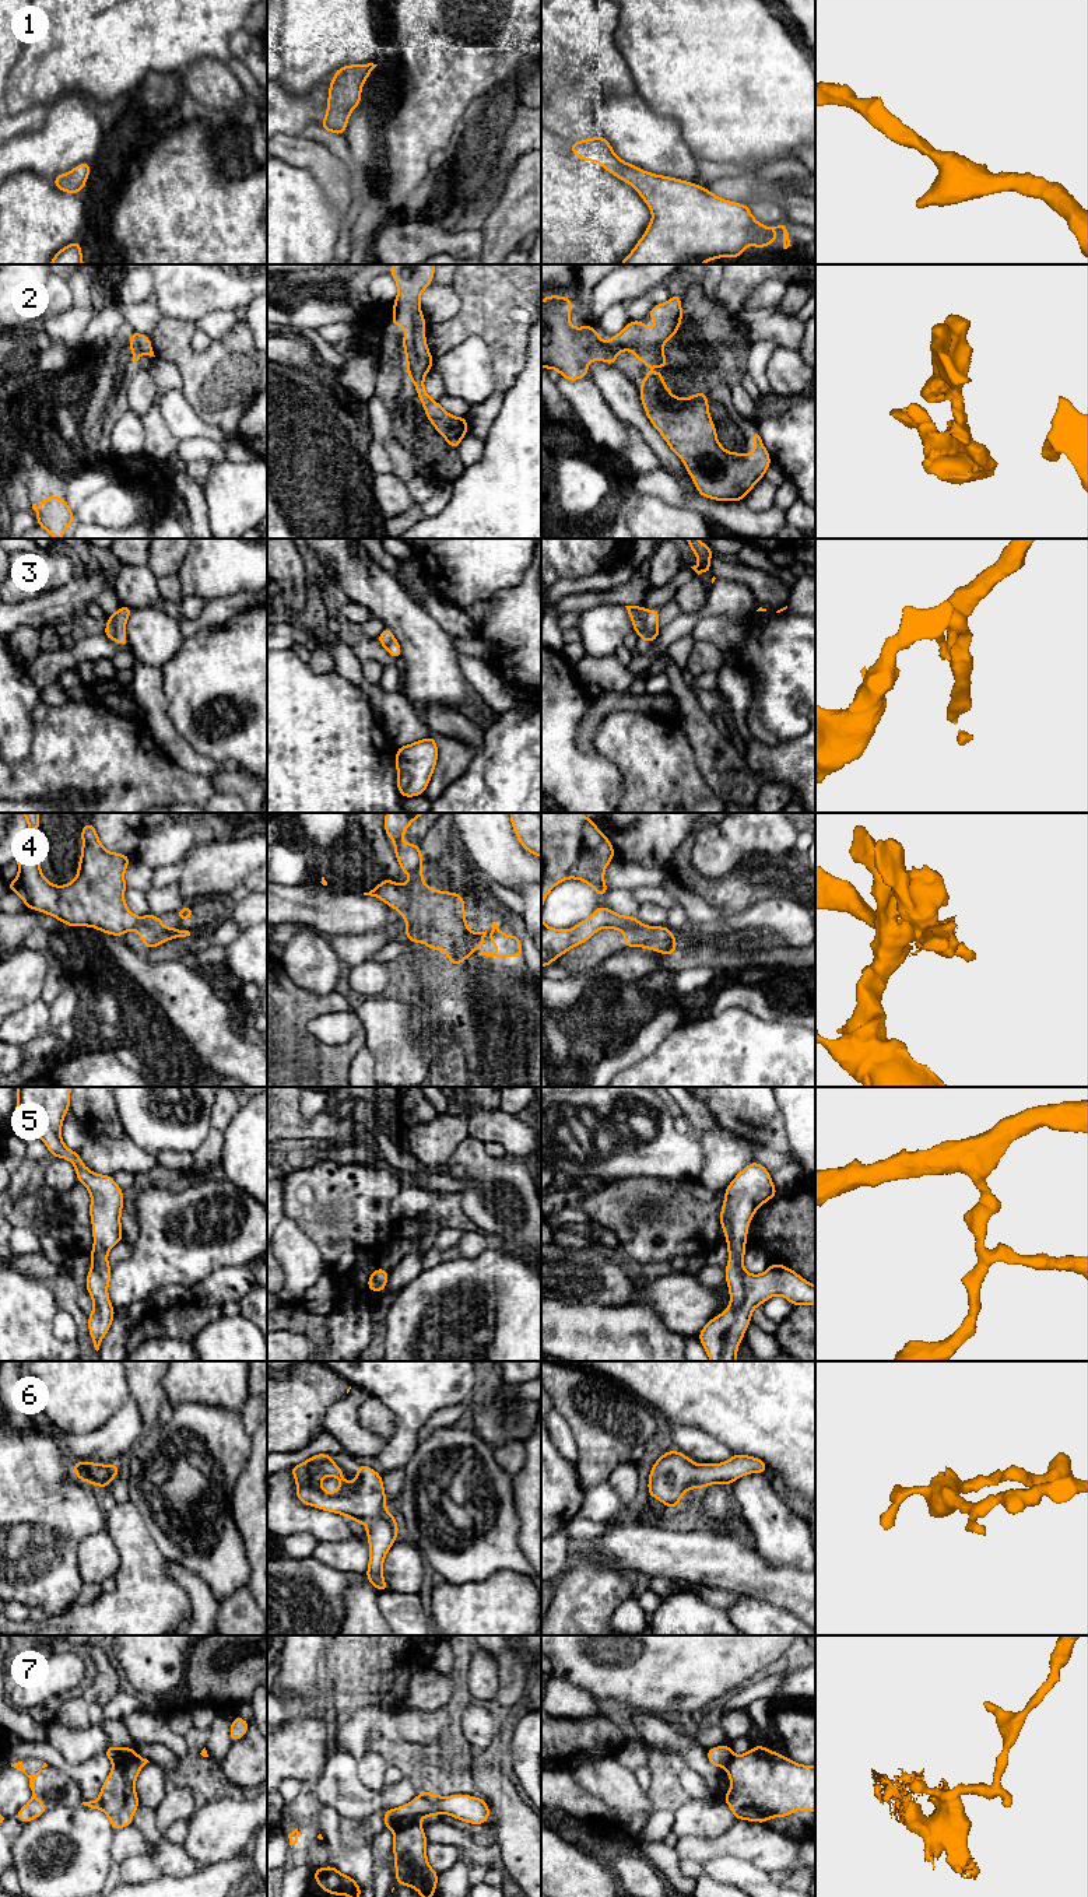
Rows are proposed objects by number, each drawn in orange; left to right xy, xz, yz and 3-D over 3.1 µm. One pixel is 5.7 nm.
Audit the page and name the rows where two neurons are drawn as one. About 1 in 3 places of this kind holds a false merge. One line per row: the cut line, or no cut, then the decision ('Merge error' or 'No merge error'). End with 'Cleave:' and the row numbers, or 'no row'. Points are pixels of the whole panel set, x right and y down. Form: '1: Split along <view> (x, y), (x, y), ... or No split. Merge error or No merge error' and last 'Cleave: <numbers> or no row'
1: No split. No merge error
2: No split. No merge error
3: Split along yz (646, 610), (641, 637). Merge error
4: Split along yz (639, 922), (631, 928), (609, 926). Merge error
5: No split. No merge error
6: No split. No merge error
7: Split along xz (418, 1819), (404, 1826), (390, 1827). Merge error
Cleave: 3, 4, 7

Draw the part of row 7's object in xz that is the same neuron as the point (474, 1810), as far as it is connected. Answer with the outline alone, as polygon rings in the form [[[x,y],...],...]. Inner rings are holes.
[[[424,1789],[410,1803],[396,1809],[387,1809],[383,1813],[383,1824],[385,1828],[396,1826],[406,1827],[418,1821],[421,1817],[436,1814],[450,1814],[470,1824],[487,1824],[491,1810],[481,1798],[466,1793],[439,1796]]]

